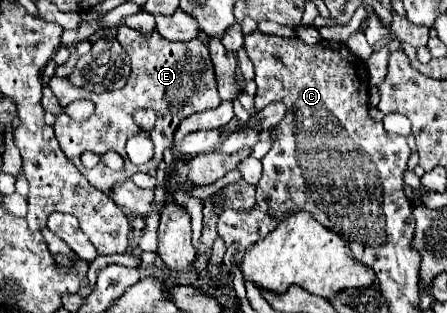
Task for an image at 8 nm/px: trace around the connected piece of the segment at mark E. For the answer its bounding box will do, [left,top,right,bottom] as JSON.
[50,27,222,193]

